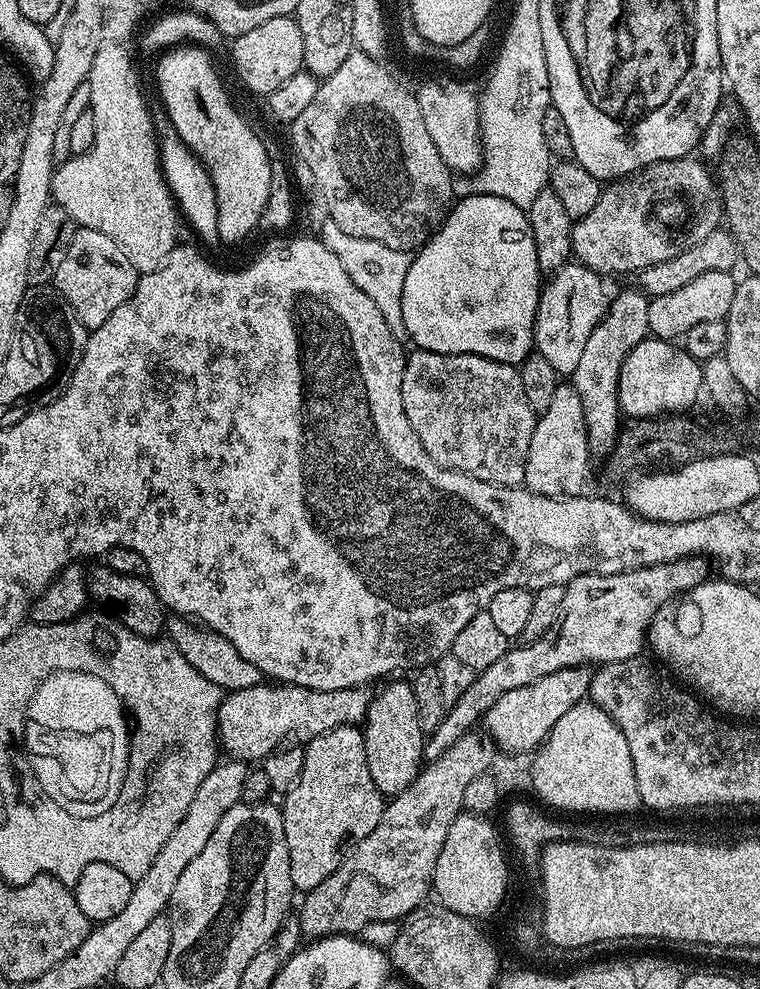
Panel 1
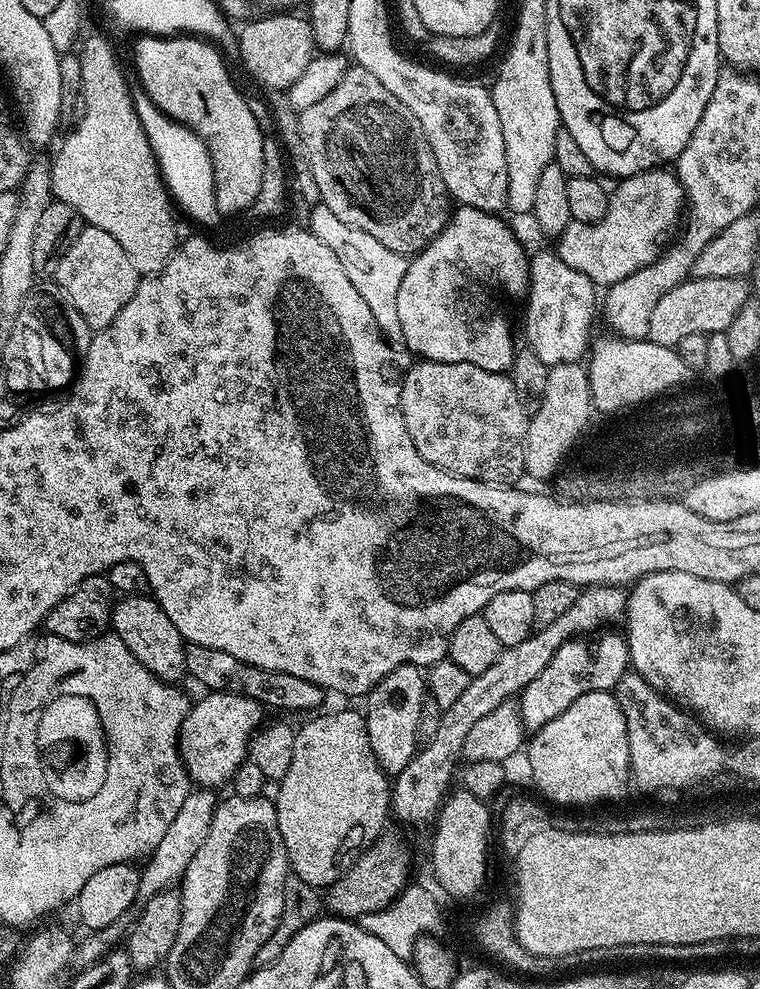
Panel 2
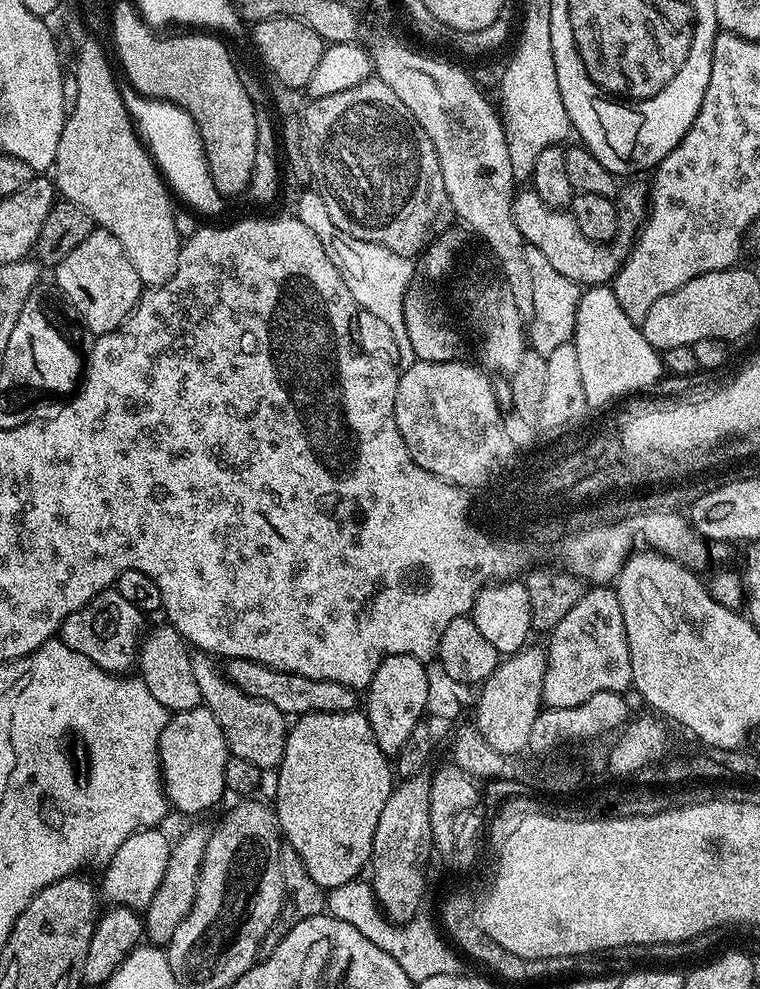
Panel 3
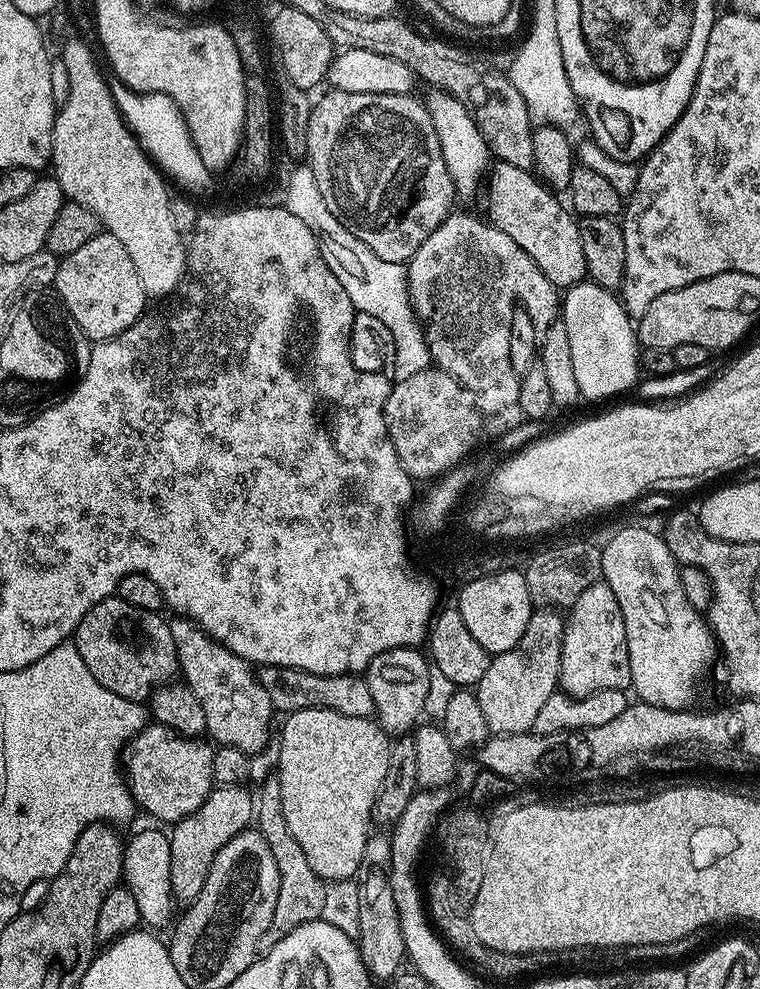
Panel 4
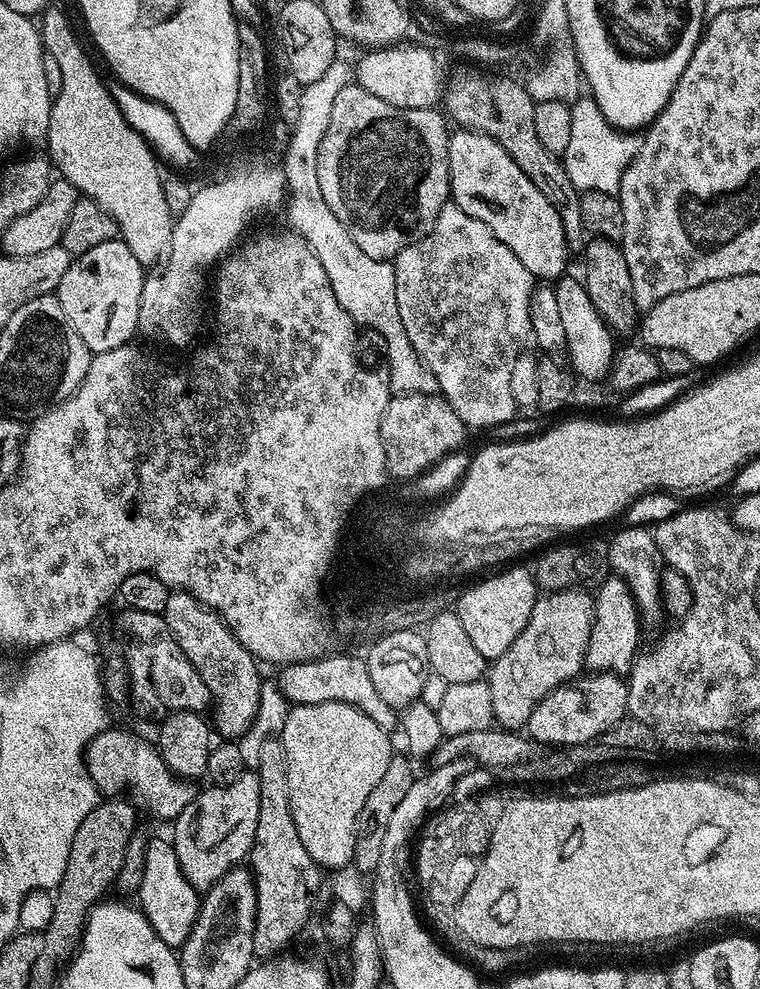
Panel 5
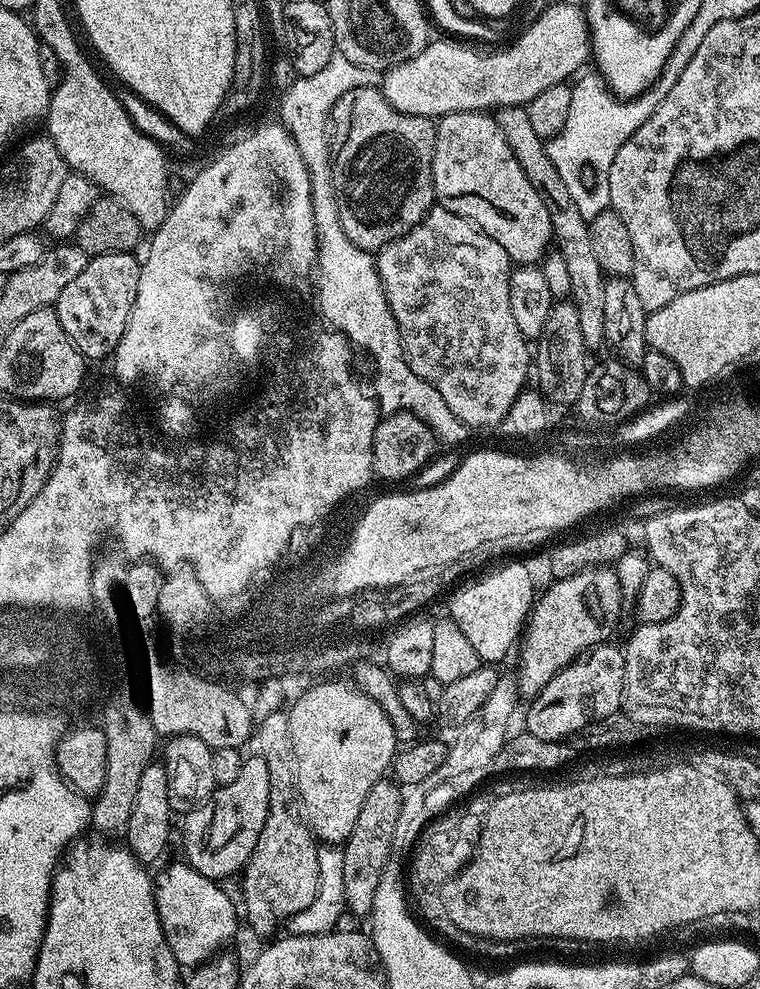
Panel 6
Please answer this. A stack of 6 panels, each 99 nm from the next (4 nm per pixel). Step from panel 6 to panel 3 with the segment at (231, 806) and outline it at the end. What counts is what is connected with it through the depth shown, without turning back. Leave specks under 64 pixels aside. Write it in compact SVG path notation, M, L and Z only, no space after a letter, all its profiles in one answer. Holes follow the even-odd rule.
M196 824L188 828L177 840L171 841L170 862L166 862L166 874L162 874L162 883L154 898L150 898L150 906L144 909L142 919L147 939L156 946L167 946L174 938L174 930L190 914L190 906L194 906L196 897L196 880L200 876L202 858L206 854L206 846L212 837L209 825Z

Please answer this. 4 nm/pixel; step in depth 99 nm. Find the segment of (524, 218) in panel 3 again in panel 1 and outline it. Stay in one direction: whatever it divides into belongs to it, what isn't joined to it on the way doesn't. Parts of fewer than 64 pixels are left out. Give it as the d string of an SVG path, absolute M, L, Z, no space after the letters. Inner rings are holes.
M696 158L654 162L639 172L632 173L631 176L611 181L601 191L598 206L594 206L590 214L573 223L573 257L592 272L635 274L646 266L654 266L654 262L666 262L666 258L674 258L674 254L690 250L690 246L702 242L706 234L717 231L721 227L724 215L719 187L713 175L709 175L698 161L692 159Z

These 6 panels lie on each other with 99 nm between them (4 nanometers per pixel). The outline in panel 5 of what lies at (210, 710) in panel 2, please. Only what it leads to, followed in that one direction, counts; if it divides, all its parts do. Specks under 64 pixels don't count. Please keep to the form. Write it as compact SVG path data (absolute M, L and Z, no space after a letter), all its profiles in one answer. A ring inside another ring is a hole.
M109 726L99 732L88 743L88 748L84 751L84 763L88 766L93 785L99 788L101 793L127 794L137 809L145 808L150 815L157 816L160 820L168 820L167 822L175 821L176 816L182 814L182 810L186 810L186 806L190 806L190 802L198 791L197 785L192 785L195 783L191 779L181 778L168 769L159 747L153 741L151 744L150 741L143 740L138 733L127 732L124 728Z

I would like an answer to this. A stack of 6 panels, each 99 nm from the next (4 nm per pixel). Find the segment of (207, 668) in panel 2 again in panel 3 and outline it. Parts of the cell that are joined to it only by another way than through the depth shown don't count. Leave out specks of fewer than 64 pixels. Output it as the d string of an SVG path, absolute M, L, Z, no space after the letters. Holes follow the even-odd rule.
M246 658L228 660L223 665L222 671L230 683L238 686L238 690L242 690L242 694L250 698L258 698L262 702L270 702L270 706L278 706L278 710L288 718L309 716L315 712L322 714L354 712L358 708L357 689L342 686L342 682L306 678L302 674L290 674L277 668L268 668L265 664L259 664Z

